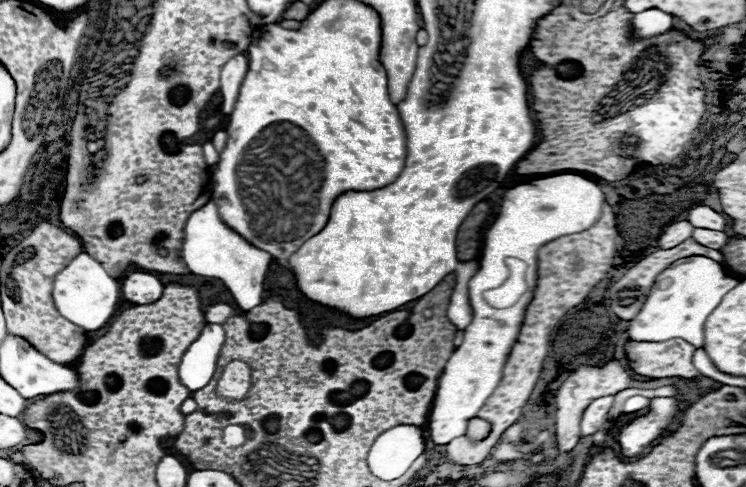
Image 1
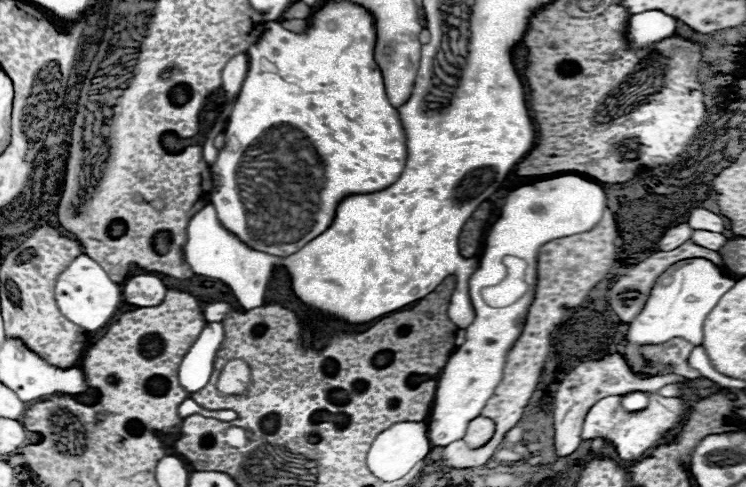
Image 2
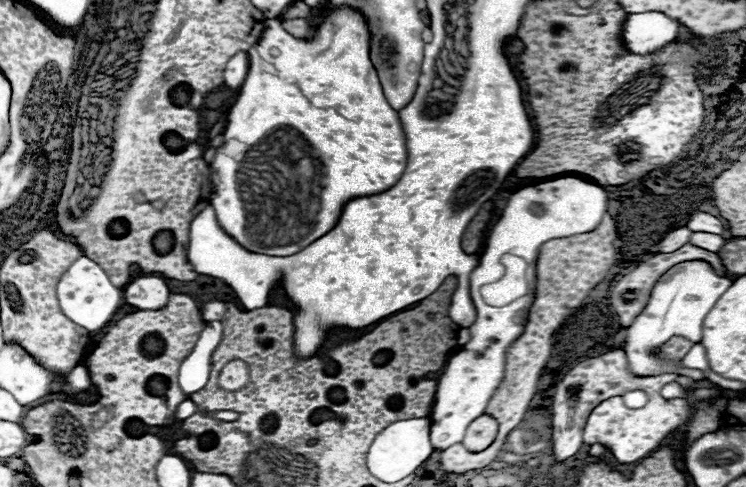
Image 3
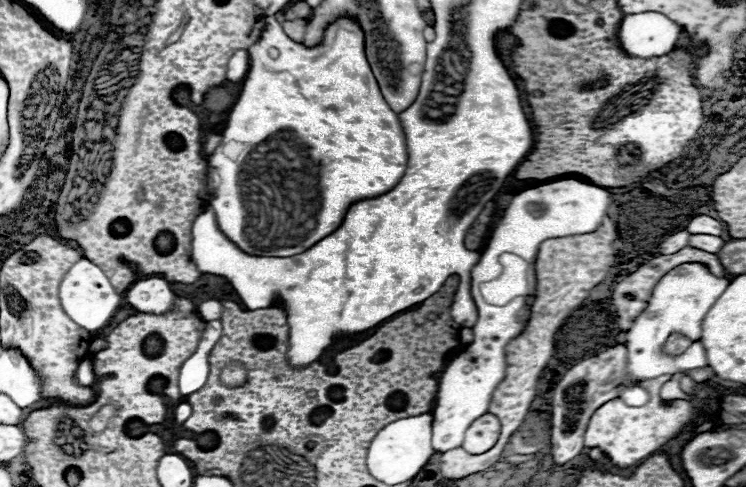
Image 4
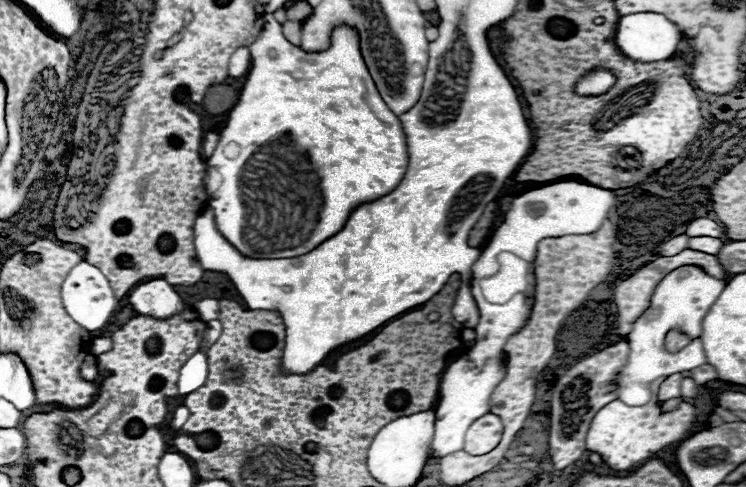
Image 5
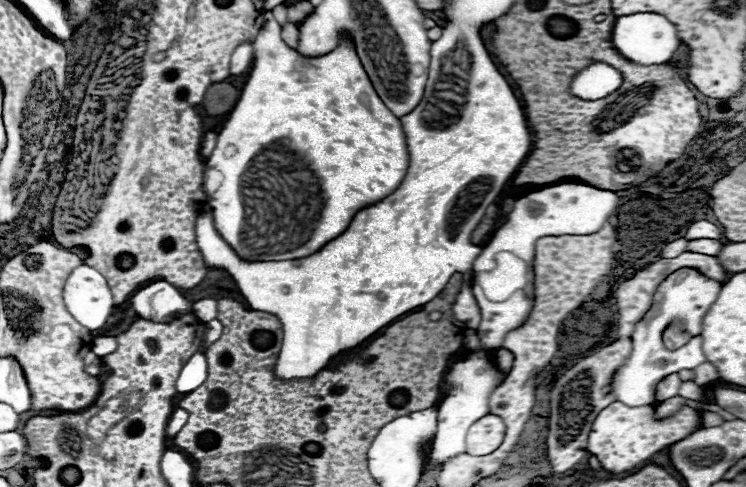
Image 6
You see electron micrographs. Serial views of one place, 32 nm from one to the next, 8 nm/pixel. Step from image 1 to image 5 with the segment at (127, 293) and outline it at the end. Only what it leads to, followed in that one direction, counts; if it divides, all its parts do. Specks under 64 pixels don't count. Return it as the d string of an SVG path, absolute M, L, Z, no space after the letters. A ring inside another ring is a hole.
M162 278L138 284L128 294L128 302L138 314L152 318L168 318L184 308L184 300L180 298L180 294Z

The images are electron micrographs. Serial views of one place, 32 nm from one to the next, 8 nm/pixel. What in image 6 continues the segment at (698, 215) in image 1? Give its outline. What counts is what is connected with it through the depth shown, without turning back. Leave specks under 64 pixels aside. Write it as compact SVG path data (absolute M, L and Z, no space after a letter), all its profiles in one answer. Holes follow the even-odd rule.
M700 220L694 222L688 232L686 232L686 240L700 240L700 238L712 238L712 240L720 240L722 238L722 230L718 226L714 226L712 222Z

